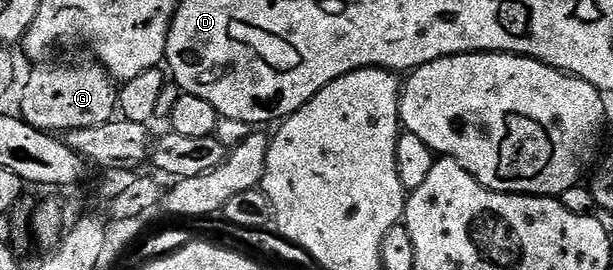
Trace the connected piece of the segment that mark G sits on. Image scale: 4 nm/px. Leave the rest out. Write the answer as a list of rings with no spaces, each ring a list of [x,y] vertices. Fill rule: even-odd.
[[[43,62],[31,72],[23,97],[19,100],[18,115],[38,132],[66,134],[85,126],[101,126],[117,116],[117,84],[106,68],[74,68],[71,64]]]

